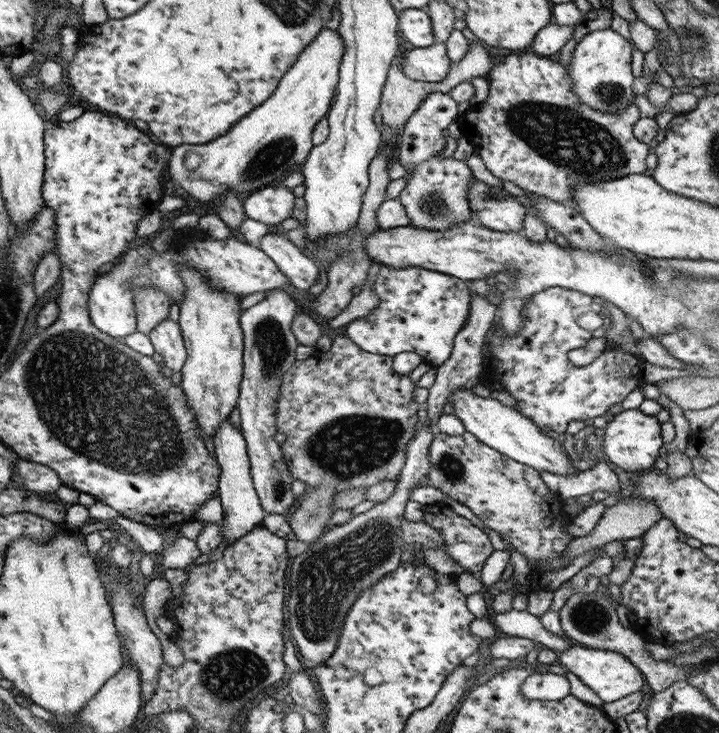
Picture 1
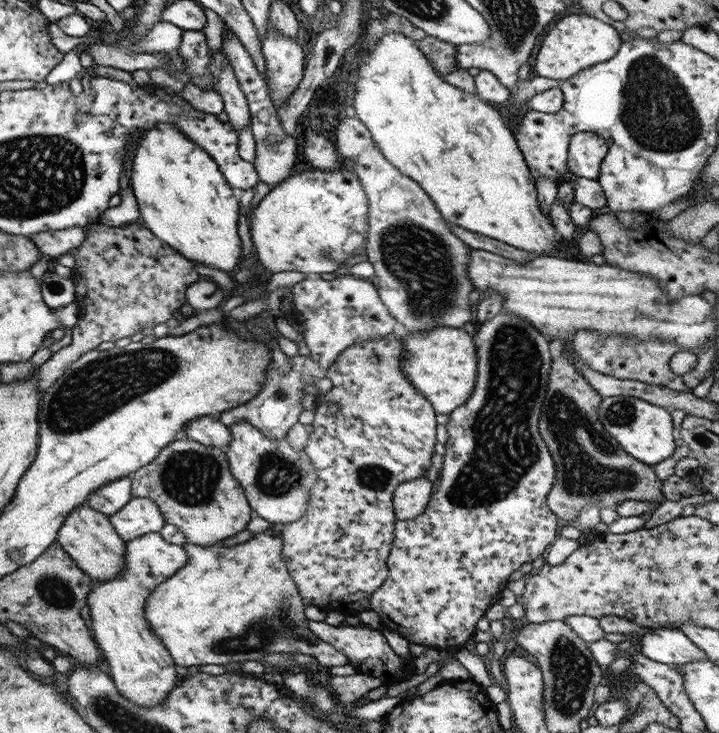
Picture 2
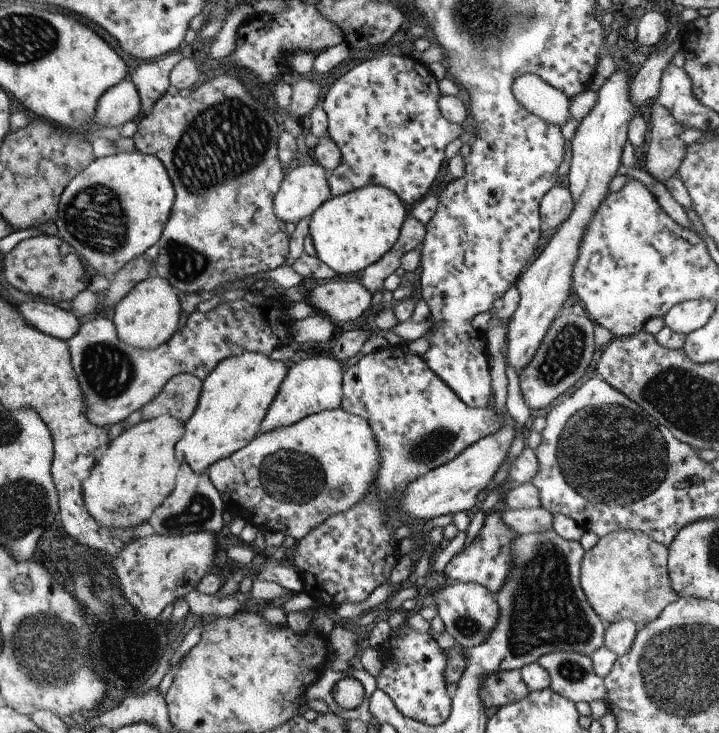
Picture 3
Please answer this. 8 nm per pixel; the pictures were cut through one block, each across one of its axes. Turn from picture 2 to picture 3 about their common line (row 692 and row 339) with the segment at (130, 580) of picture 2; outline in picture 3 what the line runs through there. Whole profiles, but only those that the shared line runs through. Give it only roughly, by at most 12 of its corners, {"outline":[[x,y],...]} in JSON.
{"outline":[[151,273],[117,302],[121,341],[145,350],[171,338],[175,289]]}

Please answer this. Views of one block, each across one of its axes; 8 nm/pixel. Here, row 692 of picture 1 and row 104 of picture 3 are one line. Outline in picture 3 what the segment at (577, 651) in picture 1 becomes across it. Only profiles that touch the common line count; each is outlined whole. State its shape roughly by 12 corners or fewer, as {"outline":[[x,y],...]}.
{"outline":[[635,66],[615,68],[570,140],[571,212],[516,278],[504,354],[531,360],[571,294],[590,220],[609,194]]}

